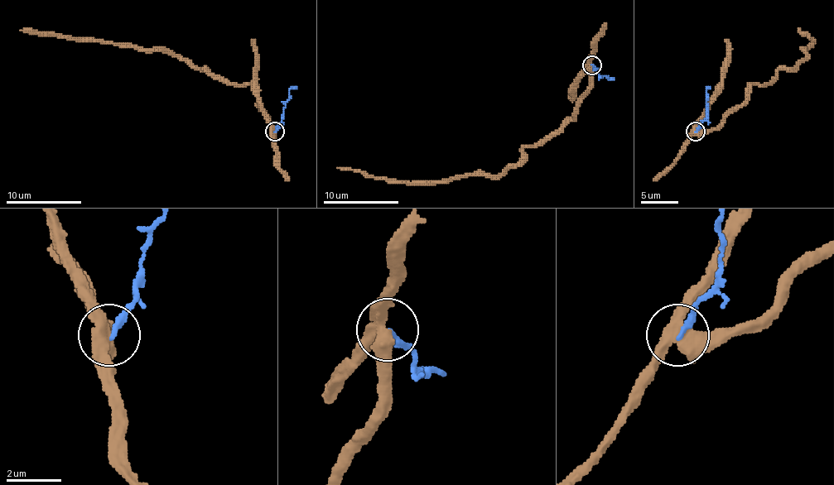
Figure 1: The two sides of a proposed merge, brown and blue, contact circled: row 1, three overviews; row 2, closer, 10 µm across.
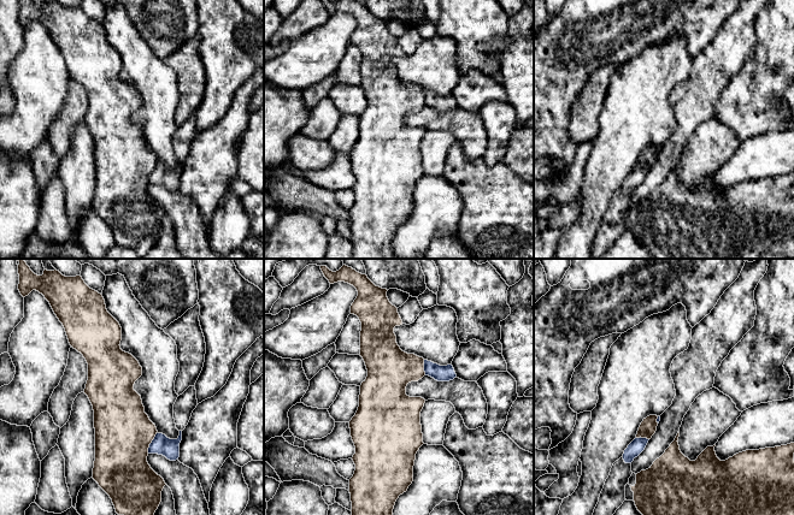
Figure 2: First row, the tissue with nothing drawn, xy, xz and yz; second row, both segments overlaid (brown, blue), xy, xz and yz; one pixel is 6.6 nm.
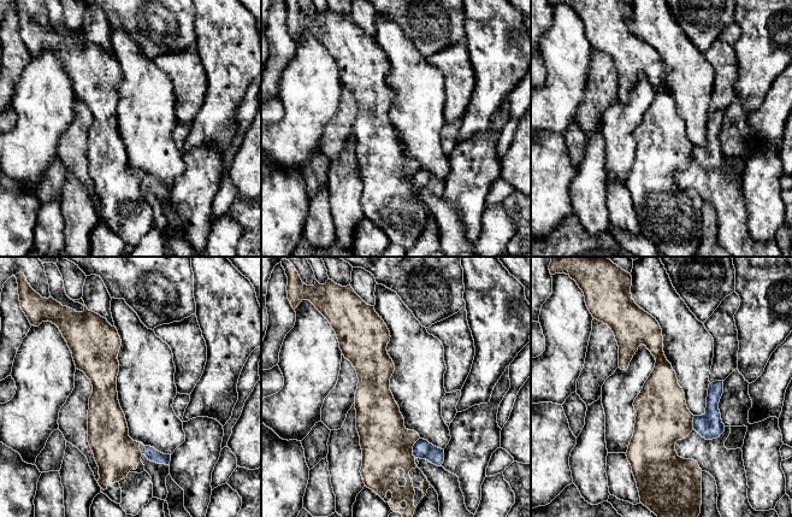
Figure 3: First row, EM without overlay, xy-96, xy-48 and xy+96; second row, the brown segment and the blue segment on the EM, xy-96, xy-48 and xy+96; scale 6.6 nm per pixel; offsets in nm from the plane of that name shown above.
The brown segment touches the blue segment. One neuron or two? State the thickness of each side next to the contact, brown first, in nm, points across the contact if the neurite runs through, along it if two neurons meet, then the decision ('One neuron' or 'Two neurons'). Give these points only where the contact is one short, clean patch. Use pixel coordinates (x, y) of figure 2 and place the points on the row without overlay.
Thickness 380 nm (brown) against 130 nm. Boundary: xy (157, 164), (147, 183). Two neurons

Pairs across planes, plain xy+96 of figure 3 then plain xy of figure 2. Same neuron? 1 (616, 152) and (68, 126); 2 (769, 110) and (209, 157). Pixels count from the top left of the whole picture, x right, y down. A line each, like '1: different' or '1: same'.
1: different
2: same

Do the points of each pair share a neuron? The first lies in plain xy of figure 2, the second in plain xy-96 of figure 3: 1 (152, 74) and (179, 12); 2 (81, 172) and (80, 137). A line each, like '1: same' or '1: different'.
1: different
2: different

